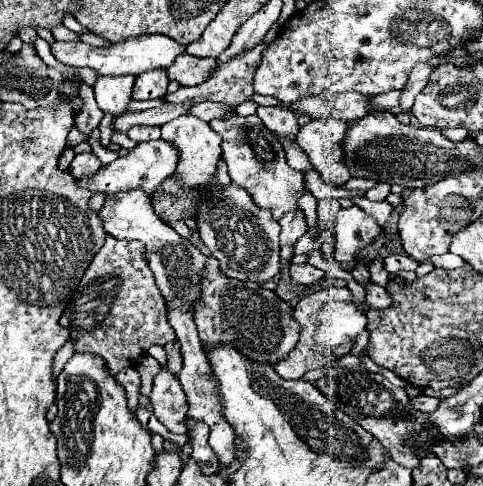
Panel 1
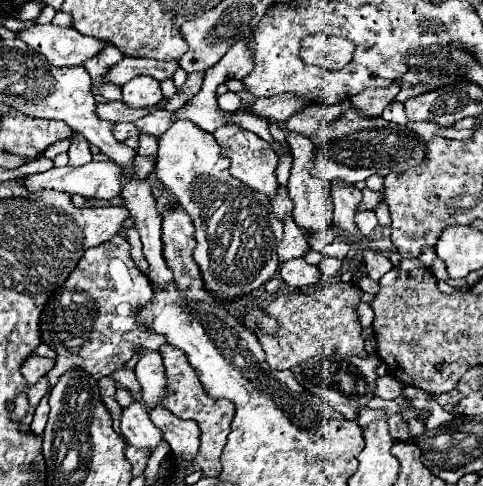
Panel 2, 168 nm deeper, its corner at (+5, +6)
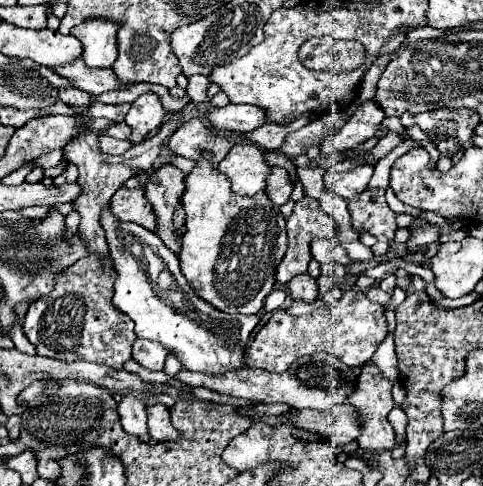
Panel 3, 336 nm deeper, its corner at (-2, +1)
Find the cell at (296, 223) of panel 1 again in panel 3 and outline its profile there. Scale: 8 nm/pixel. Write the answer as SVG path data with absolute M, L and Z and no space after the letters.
M273 167L271 175L267 177L267 195L269 199L281 207L283 203L289 201L293 191L293 183L289 181L289 173L283 167Z

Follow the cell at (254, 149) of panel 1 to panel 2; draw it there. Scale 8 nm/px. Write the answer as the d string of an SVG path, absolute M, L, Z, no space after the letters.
M222 126L222 128L218 128L214 132L214 138L216 138L216 142L220 142L222 152L230 158L230 174L234 178L244 182L252 190L266 194L268 198L272 198L272 194L276 194L278 180L276 180L276 172L274 170L276 170L278 156L276 156L276 152L272 150L272 146L268 142L258 138L254 132L242 130L238 126Z

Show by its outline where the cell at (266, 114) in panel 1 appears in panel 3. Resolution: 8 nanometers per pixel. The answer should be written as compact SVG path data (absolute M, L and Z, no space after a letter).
M313 239L311 241L311 255L319 263L343 263L343 265L353 263L347 257L343 245L339 245L335 239Z

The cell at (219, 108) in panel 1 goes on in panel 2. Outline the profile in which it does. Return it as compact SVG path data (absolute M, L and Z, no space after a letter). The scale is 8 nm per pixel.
M156 110L156 112L136 120L136 126L138 126L140 134L148 134L148 136L158 138L164 130L168 130L172 120L174 120L174 114L164 114L164 110Z

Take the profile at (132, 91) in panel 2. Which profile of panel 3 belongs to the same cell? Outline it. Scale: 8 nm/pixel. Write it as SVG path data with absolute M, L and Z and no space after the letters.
M143 93L139 95L133 103L131 103L131 109L125 117L125 123L129 127L133 127L133 135L131 135L131 141L133 143L141 143L147 133L155 131L163 117L165 117L165 107L161 103L161 99L155 95L155 93Z

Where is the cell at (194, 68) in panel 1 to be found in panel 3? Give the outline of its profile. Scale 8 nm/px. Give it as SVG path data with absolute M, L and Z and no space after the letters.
M77 59L63 67L55 67L55 73L71 79L75 83L75 87L79 87L87 93L93 93L93 95L101 95L111 89L127 89L133 85L133 83L119 83L119 79L115 79L115 71L111 71L111 69L87 67L83 63L83 59Z

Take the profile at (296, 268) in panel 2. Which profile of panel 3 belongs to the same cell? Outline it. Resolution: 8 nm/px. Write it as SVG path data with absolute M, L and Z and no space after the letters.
M309 273L303 275L295 275L289 283L287 283L289 295L293 299L303 299L303 301L313 301L319 293L319 283L317 279L313 279Z

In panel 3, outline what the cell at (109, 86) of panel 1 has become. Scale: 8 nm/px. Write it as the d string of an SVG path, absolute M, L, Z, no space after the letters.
M91 19L71 29L71 35L75 35L83 43L83 55L81 59L89 67L113 67L117 59L117 45L115 45L115 33L119 25L105 21L105 19Z

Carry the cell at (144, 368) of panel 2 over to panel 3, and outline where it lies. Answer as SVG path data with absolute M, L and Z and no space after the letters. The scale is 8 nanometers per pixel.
M139 339L133 343L133 359L149 371L163 371L165 359L167 359L167 349L159 343Z

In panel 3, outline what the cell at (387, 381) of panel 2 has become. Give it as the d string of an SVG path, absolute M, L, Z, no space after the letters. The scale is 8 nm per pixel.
M369 365L369 367L363 367L361 375L359 375L359 381L357 381L357 389L355 393L347 399L347 403L355 405L357 411L363 415L363 433L357 437L357 443L359 447L367 453L367 455L373 455L373 453L379 453L379 451L391 451L395 447L395 431L391 427L391 423L387 421L387 415L389 411L395 407L393 403L393 395L391 395L391 381L387 381L379 369L375 365Z

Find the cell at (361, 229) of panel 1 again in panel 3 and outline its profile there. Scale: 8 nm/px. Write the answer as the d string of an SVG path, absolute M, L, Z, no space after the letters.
M365 165L365 167L355 167L351 171L327 171L323 175L323 185L331 191L335 191L337 195L341 195L345 201L357 199L357 195L367 187L367 181L373 175L373 167Z

